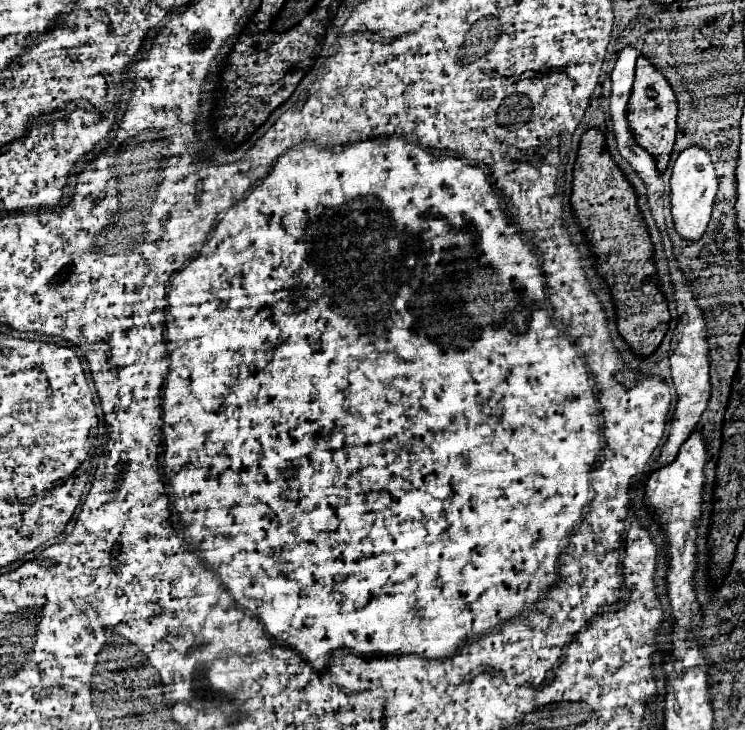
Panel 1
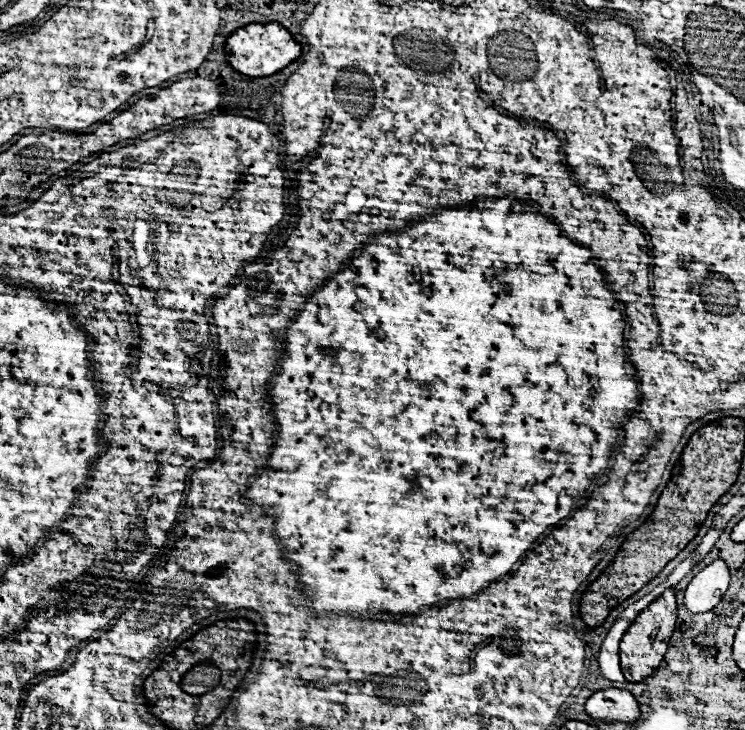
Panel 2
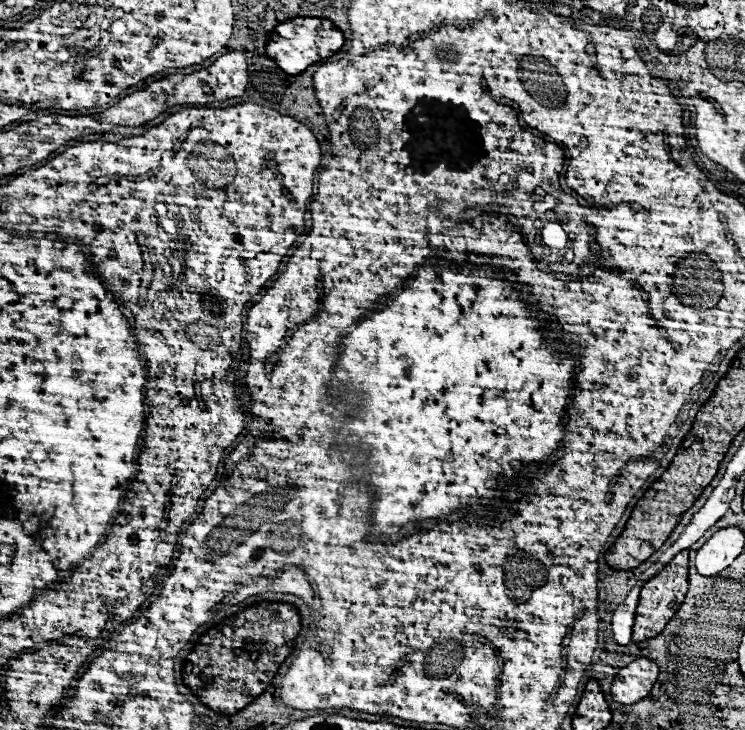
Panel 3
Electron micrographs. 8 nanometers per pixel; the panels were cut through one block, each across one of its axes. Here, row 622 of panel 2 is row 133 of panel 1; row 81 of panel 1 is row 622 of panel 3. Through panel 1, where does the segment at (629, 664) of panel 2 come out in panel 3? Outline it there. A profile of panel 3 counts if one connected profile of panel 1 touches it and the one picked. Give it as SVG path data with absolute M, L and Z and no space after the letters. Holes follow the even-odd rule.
M688 550L678 552L654 578L650 578L640 592L640 602L636 608L636 622L634 622L634 642L644 642L648 638L658 636L666 622L674 616L674 612L680 608L684 596L688 592Z

